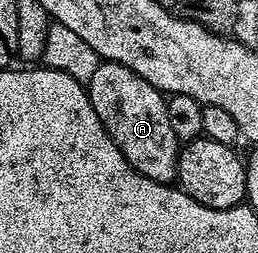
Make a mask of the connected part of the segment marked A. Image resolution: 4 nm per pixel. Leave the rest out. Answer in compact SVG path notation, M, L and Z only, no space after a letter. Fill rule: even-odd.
M102 61L92 74L88 84L90 102L100 115L104 131L120 147L120 155L128 159L135 173L144 175L161 185L171 184L178 175L178 154L180 142L172 135L172 126L168 123L166 97L148 79L128 71L115 61Z

